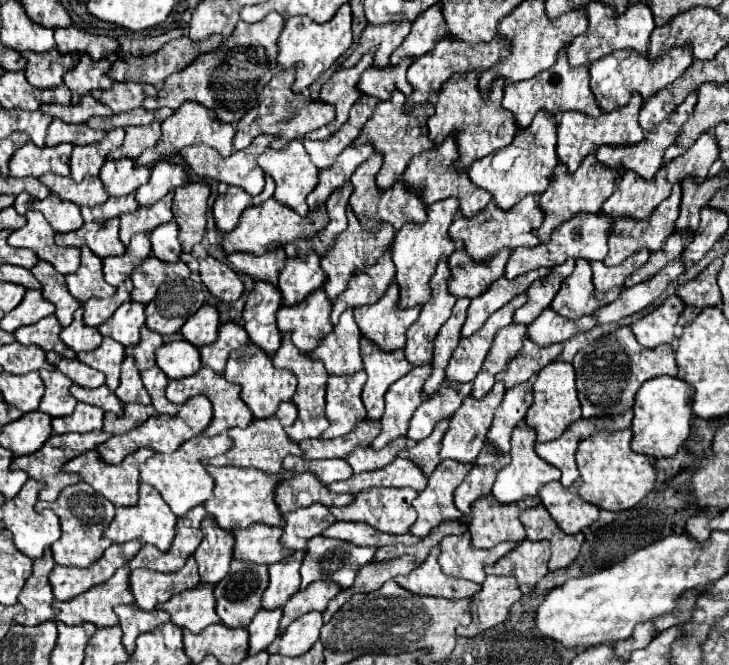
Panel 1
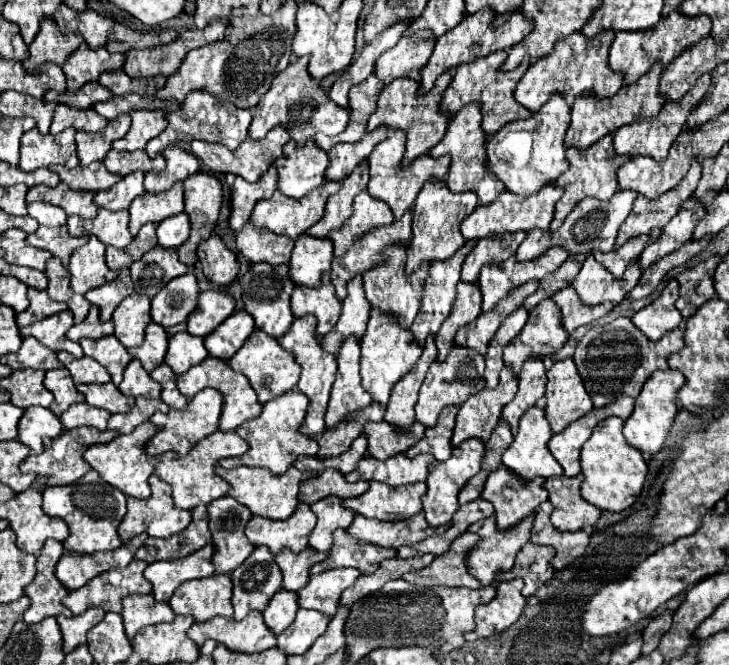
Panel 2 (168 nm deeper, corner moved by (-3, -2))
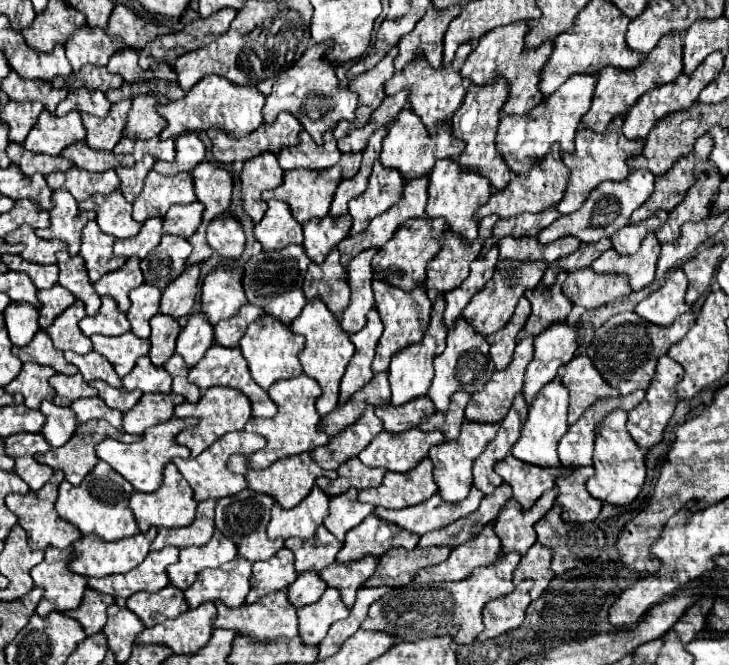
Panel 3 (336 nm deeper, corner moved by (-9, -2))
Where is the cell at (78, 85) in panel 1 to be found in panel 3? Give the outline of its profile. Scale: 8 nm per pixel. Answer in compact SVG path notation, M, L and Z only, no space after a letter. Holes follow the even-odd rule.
M79 27L71 39L65 43L67 59L73 65L73 71L79 71L85 63L95 63L95 65L107 65L109 57L115 51L121 51L125 47L123 39L119 37L109 37L103 29L99 27Z

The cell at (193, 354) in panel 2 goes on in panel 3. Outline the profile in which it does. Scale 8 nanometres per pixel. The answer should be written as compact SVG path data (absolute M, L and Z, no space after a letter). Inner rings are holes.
M195 313L189 315L189 321L177 339L177 353L185 359L189 367L193 367L197 361L203 359L205 351L213 343L215 343L215 335L209 317L205 313Z

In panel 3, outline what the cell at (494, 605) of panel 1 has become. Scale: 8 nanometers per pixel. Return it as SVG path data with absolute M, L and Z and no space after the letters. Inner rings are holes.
M513 591L505 597L493 599L483 609L483 633L477 637L479 641L499 637L511 629L517 629L525 619L525 609L531 603L527 593Z

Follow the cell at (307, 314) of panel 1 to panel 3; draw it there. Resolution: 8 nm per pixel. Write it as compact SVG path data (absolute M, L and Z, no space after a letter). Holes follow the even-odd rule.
M337 247L325 257L323 263L309 265L303 283L303 293L307 299L323 299L335 315L341 315L347 309L351 291L347 283L347 269L339 261Z

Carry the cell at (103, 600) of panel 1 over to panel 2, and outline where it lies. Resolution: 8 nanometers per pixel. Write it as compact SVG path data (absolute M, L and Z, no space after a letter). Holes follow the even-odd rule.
M133 559L129 567L121 571L105 571L105 575L97 575L97 579L91 579L81 591L71 591L63 605L73 613L81 615L89 607L101 607L103 611L121 611L121 601L127 595L147 595L151 593L149 581L143 579L147 563L141 563Z

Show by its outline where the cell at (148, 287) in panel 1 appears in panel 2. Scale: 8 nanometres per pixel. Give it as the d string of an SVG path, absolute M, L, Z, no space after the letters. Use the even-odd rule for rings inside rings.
M159 245L131 267L135 291L147 297L155 297L161 287L185 273L189 273L189 267L177 259L177 249L163 249Z

